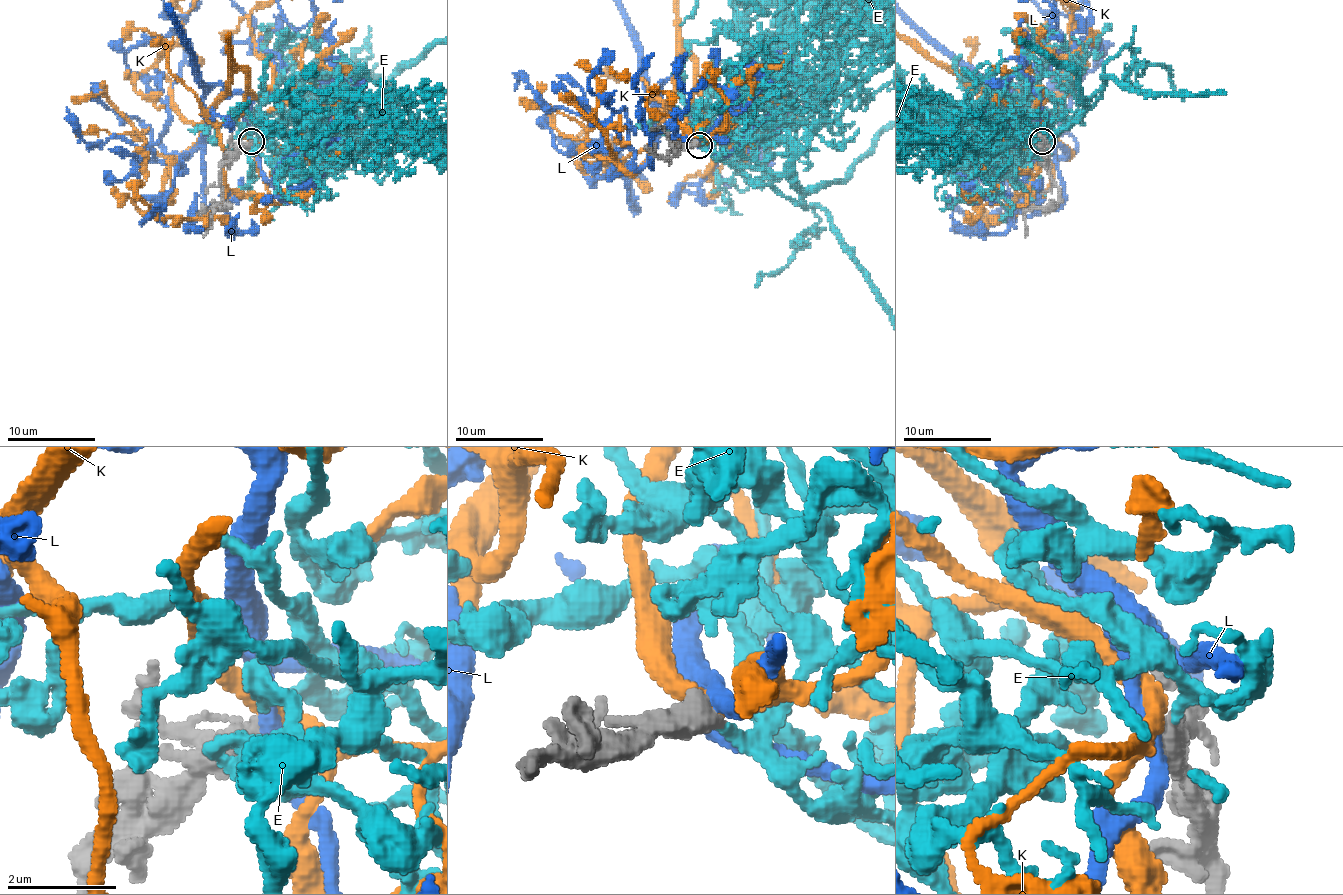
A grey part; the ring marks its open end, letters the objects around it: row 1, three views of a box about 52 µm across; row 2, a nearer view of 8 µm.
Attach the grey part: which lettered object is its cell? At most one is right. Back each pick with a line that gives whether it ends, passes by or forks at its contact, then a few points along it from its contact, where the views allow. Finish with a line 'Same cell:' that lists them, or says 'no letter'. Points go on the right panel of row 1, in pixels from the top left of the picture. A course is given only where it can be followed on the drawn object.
E: It passes by
Same cell: E

